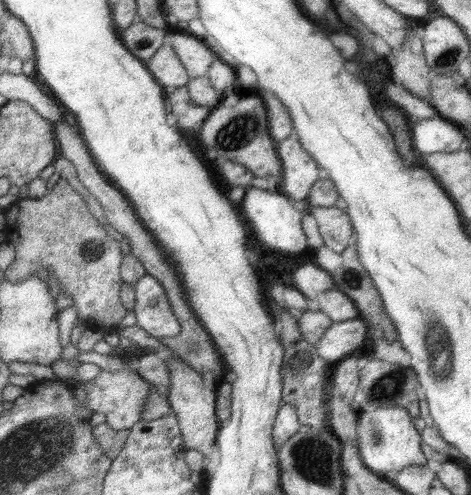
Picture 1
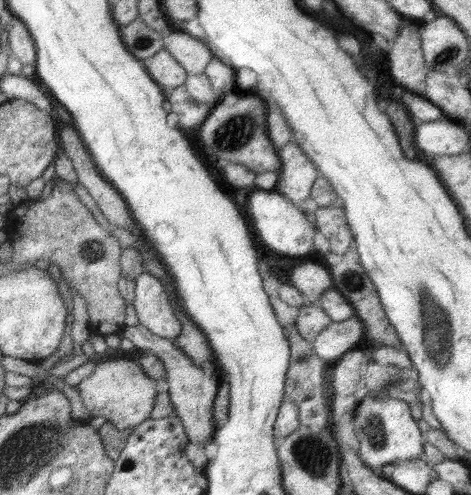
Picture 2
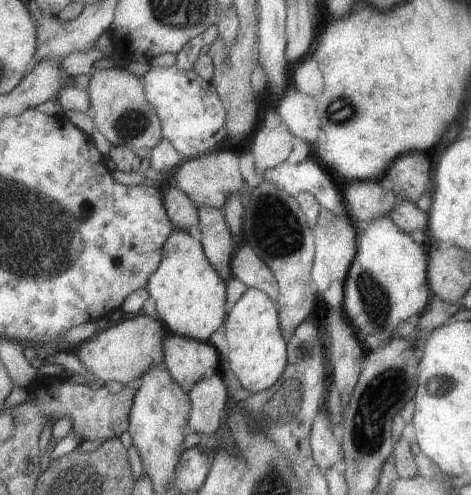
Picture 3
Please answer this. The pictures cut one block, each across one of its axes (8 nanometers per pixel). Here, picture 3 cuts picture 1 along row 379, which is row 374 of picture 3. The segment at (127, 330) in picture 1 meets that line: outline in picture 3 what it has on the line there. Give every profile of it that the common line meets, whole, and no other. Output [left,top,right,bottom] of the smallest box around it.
[163,332,221,392]

